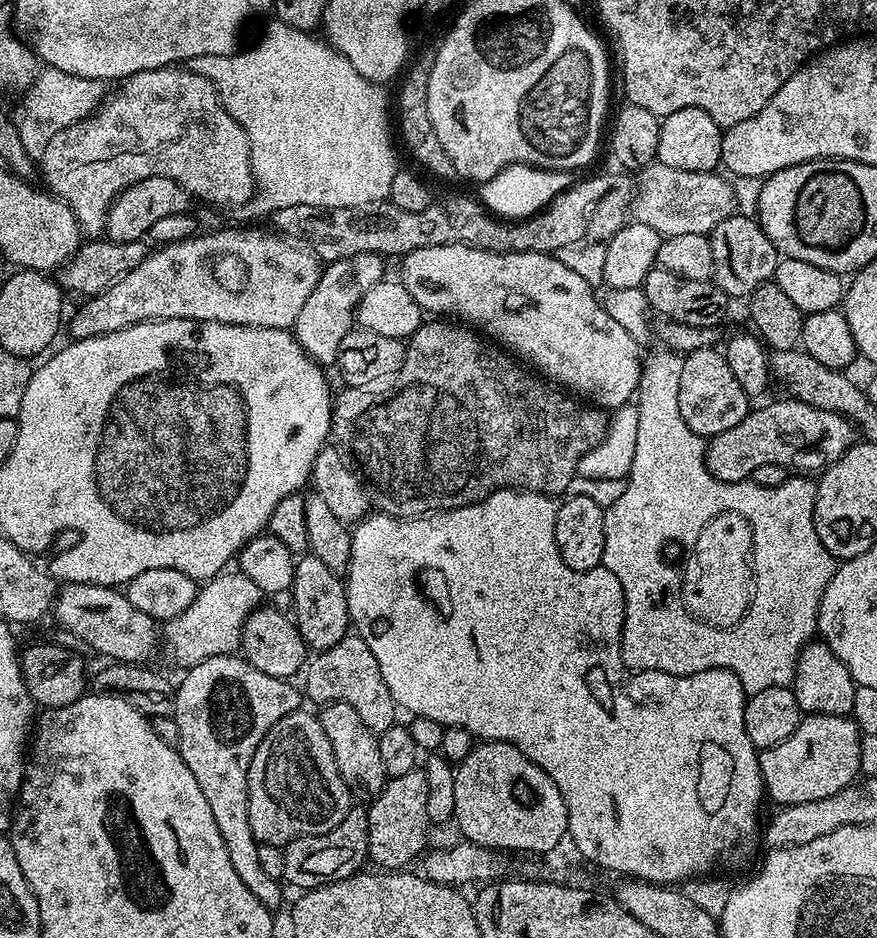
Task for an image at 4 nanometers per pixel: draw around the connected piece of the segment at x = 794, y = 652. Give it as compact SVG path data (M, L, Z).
M667 346L652 348L649 352L647 349L643 353L640 365L640 387L638 389L638 442L634 445L634 462L630 466L626 477L626 494L622 494L622 498L618 498L618 502L614 502L614 506L610 506L604 513L606 542L604 543L604 563L602 566L606 570L610 570L610 574L614 574L614 578L618 578L618 582L622 582L622 590L624 591L624 628L620 631L622 662L634 672L660 672L660 666L664 666L664 671L666 670L668 654L664 650L658 650L660 646L658 646L656 630L658 628L670 628L674 624L676 614L682 614L682 609L677 606L660 608L660 574L662 578L662 553L664 547L670 538L675 536L687 537L690 526L708 519L708 517L712 516L712 512L720 512L720 508L740 508L741 510L746 510L747 516L752 516L752 520L756 524L756 572L760 572L760 593L757 595L756 604L752 607L751 616L748 616L748 619L744 621L744 626L736 632L736 636L740 636L738 640L742 640L740 646L744 646L744 656L736 658L736 662L734 662L736 669L734 669L733 673L738 674L745 693L748 694L761 692L767 688L786 688L791 685L792 679L796 676L796 663L800 657L801 650L803 650L805 644L809 643L817 635L816 619L822 602L822 594L838 567L837 557L832 556L830 550L826 550L826 546L822 546L822 538L818 538L818 530L814 522L817 481L804 474L792 474L789 475L786 482L782 482L773 488L767 488L766 486L758 486L751 478L739 480L738 482L722 482L718 478L714 478L714 474L710 474L710 470L704 461L705 437L694 434L694 430L690 430L690 426L686 426L686 422L682 422L682 414L678 410L678 386L682 379L683 365L684 356Z

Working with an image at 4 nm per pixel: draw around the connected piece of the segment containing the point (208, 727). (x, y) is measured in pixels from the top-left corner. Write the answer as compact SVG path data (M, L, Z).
M236 654L227 656L211 656L202 662L198 662L193 668L187 669L183 673L184 681L178 684L175 689L176 703L174 705L174 715L178 722L178 734L180 742L178 751L180 756L186 762L186 766L190 766L190 774L194 774L194 779L198 781L198 786L202 786L202 794L206 797L206 802L210 802L210 810L214 813L214 822L218 822L218 834L222 834L222 842L226 842L226 854L230 854L230 862L234 865L234 871L238 873L238 878L242 878L242 886L247 886L250 894L254 894L254 898L258 898L258 902L262 902L262 906L266 906L269 910L276 910L276 907L284 900L284 892L281 881L270 878L270 874L266 874L266 870L262 870L261 864L258 862L258 844L254 838L254 830L250 830L250 806L248 805L248 771L250 770L250 762L254 758L257 746L262 742L262 738L266 738L266 734L272 727L282 718L286 718L286 714L297 711L301 707L302 692L299 687L296 688L292 682L288 680L279 680L270 674L262 674L262 670L258 670L254 666L250 666L247 660Z

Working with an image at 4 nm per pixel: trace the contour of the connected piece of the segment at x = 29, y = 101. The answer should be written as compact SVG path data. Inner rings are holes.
M43 67L24 90L18 110L14 112L16 129L26 154L33 160L43 157L54 134L84 120L100 107L106 96L104 88L103 80L79 78L57 68Z

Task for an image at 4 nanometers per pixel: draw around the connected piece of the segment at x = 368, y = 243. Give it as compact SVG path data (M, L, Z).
M615 171L605 176L592 176L589 180L577 179L547 207L524 219L503 219L493 215L472 195L437 199L426 206L426 210L417 212L398 210L398 206L388 200L353 208L286 206L272 213L270 224L279 235L293 242L303 242L313 256L324 262L350 258L363 252L377 252L385 258L402 258L407 252L439 244L468 244L471 248L481 248L493 254L554 254L560 247L606 242L629 219L634 180L623 171Z

